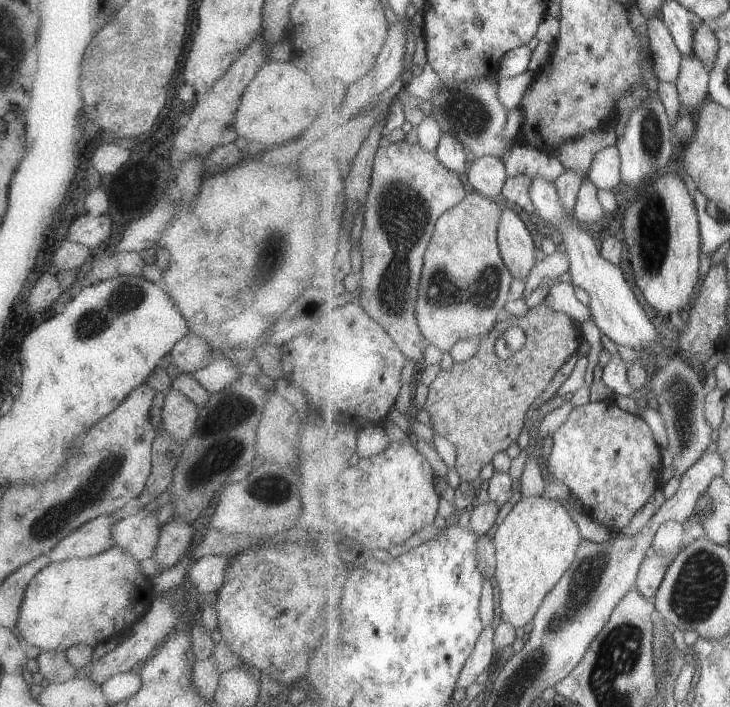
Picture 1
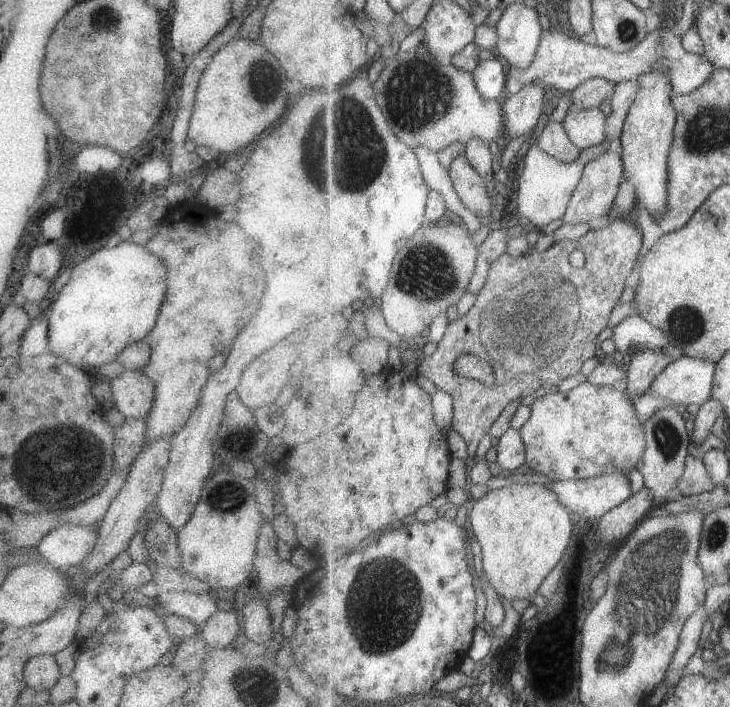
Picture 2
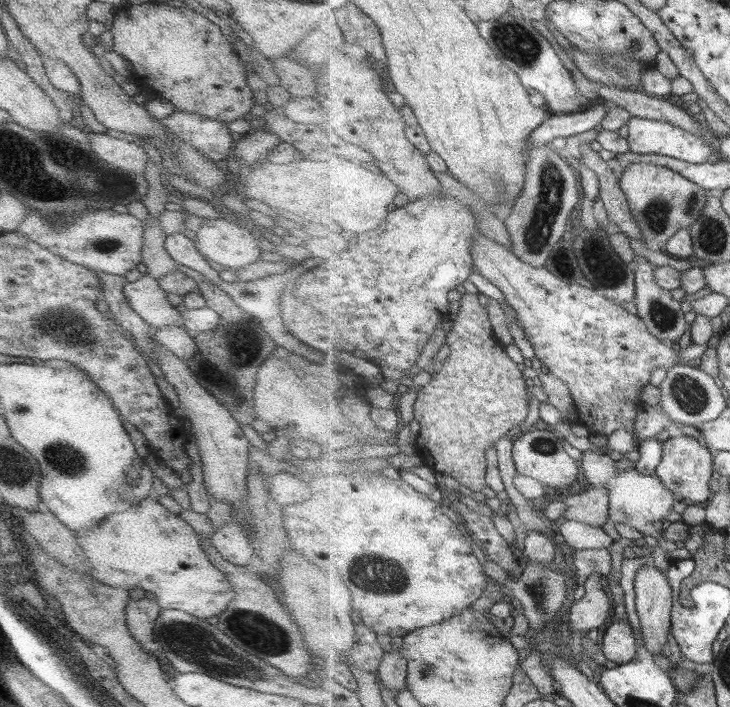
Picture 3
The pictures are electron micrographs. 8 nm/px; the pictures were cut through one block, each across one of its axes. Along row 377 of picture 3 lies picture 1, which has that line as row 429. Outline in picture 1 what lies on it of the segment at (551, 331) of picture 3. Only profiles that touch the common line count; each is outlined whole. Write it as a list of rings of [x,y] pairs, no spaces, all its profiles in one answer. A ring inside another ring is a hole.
[[[613,397],[600,402],[588,401],[571,410],[564,424],[554,432],[553,440],[547,471],[587,506],[594,520],[602,523],[612,533],[619,533],[621,528],[627,526],[637,510],[645,506],[651,494],[661,486],[661,449],[655,434],[642,417],[621,410]]]

